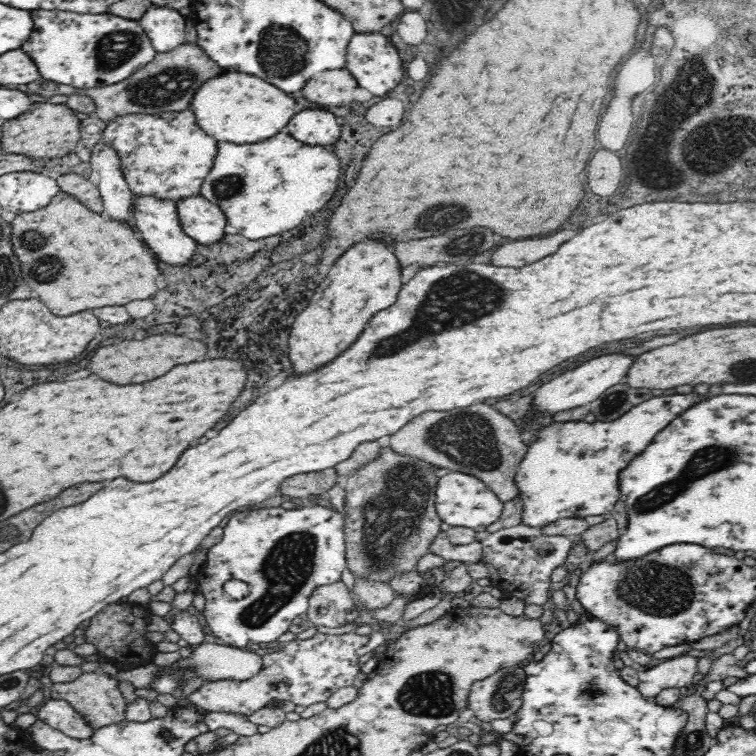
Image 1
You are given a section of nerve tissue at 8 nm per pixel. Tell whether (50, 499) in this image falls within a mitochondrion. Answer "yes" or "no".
no

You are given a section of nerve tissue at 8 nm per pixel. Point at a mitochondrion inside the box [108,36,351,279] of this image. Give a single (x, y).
(173, 83)

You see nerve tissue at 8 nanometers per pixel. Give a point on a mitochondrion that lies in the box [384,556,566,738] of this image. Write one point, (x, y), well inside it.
(431, 693)

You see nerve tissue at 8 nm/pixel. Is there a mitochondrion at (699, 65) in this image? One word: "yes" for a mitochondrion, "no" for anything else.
yes

